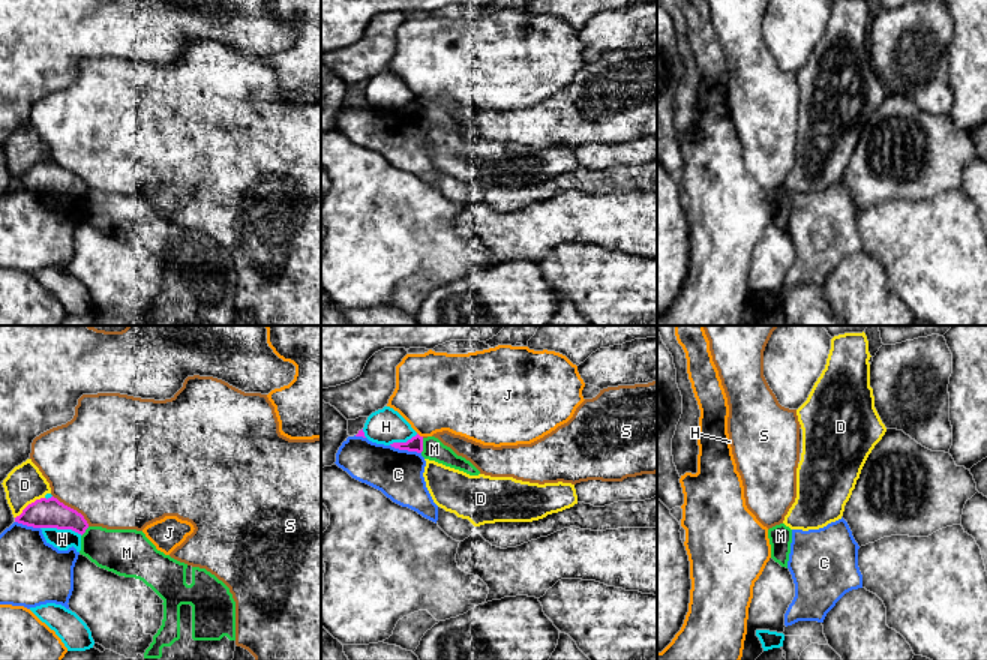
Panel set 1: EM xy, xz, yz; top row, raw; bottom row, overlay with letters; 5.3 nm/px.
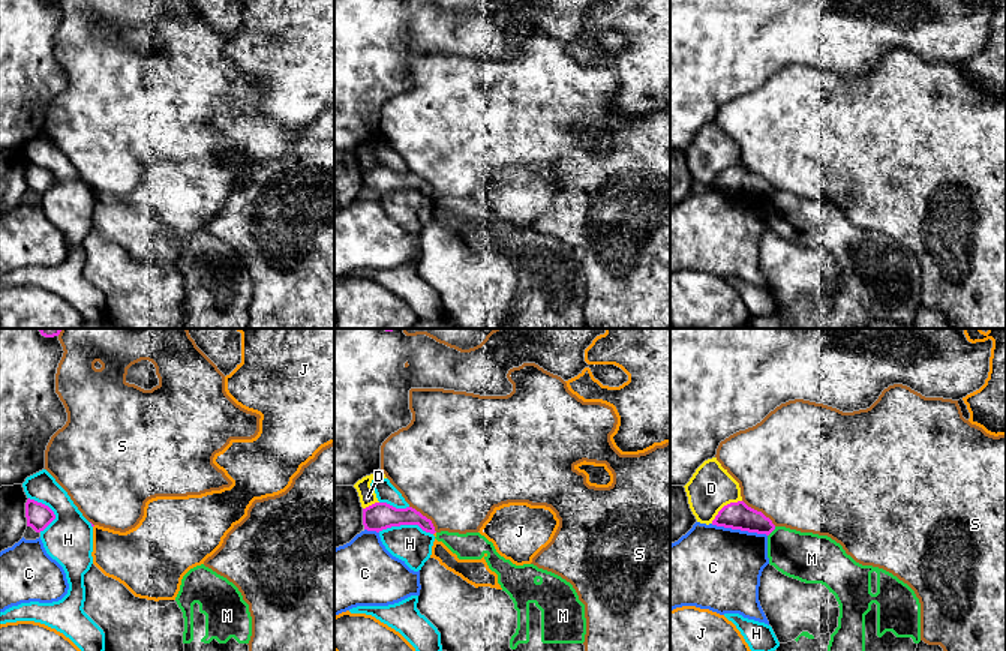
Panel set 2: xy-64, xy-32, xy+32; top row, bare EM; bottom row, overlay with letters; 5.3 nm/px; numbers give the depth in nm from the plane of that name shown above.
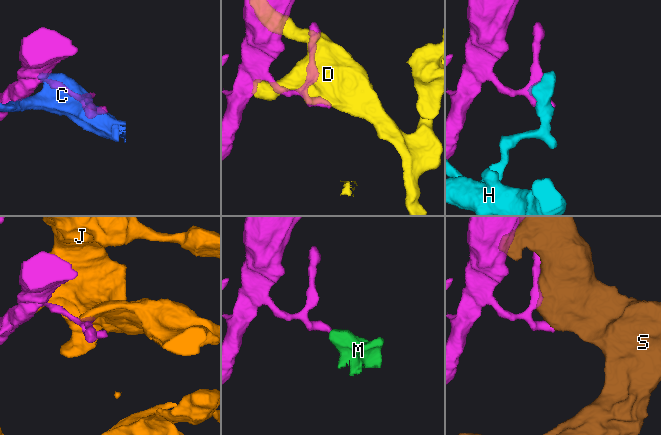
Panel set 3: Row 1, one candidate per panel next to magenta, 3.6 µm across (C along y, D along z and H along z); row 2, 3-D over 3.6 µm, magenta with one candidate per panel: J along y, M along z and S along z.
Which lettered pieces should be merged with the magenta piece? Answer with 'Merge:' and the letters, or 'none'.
Merge: none

